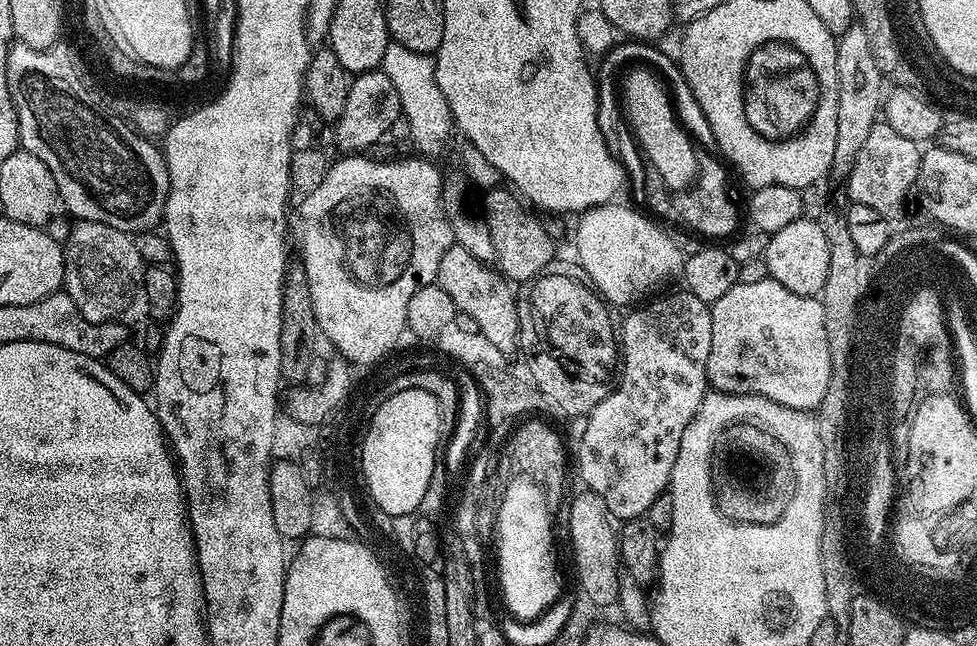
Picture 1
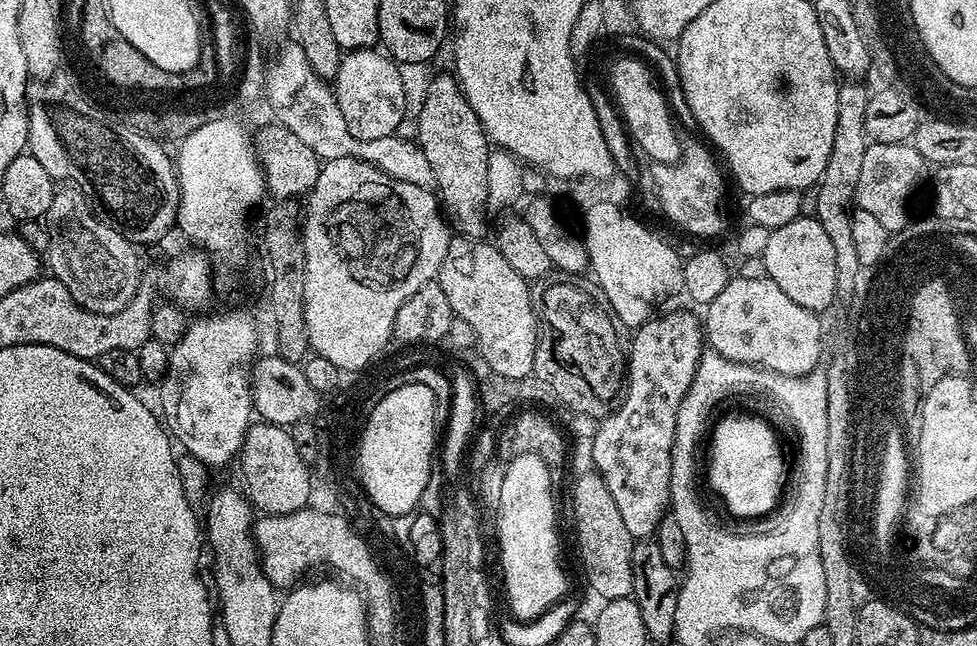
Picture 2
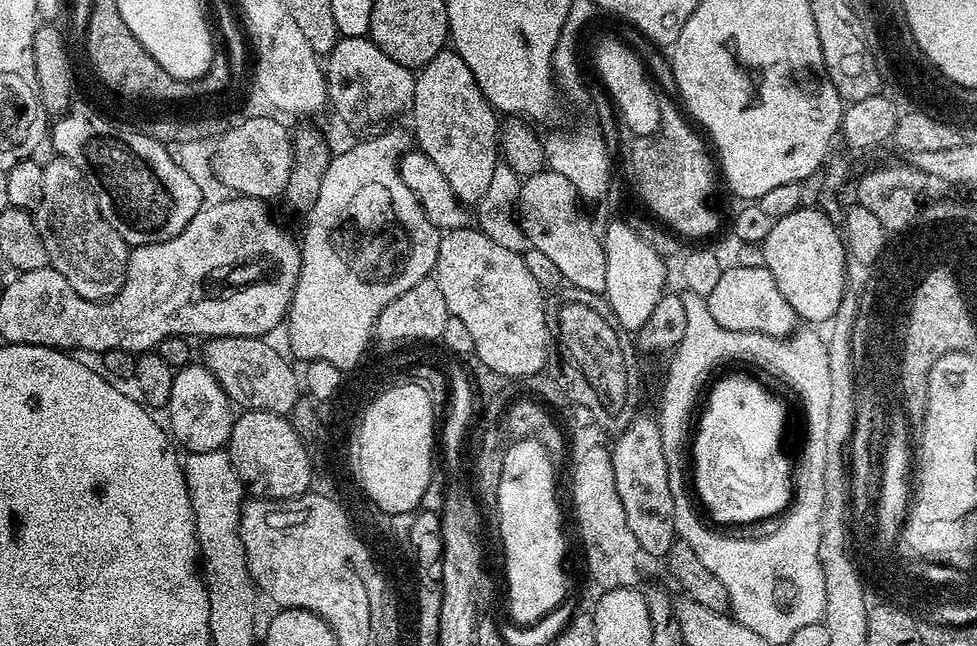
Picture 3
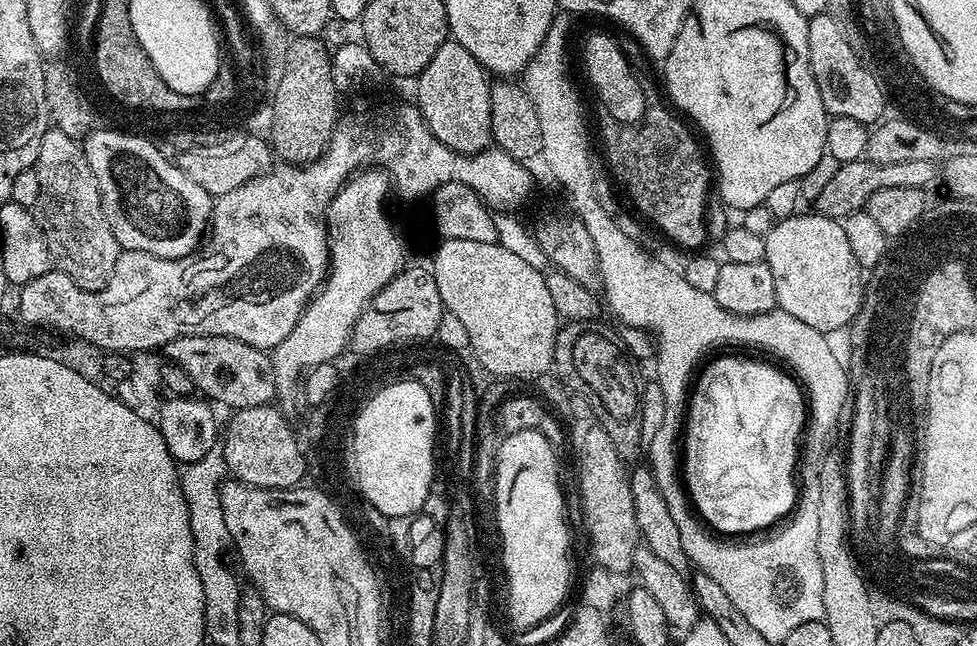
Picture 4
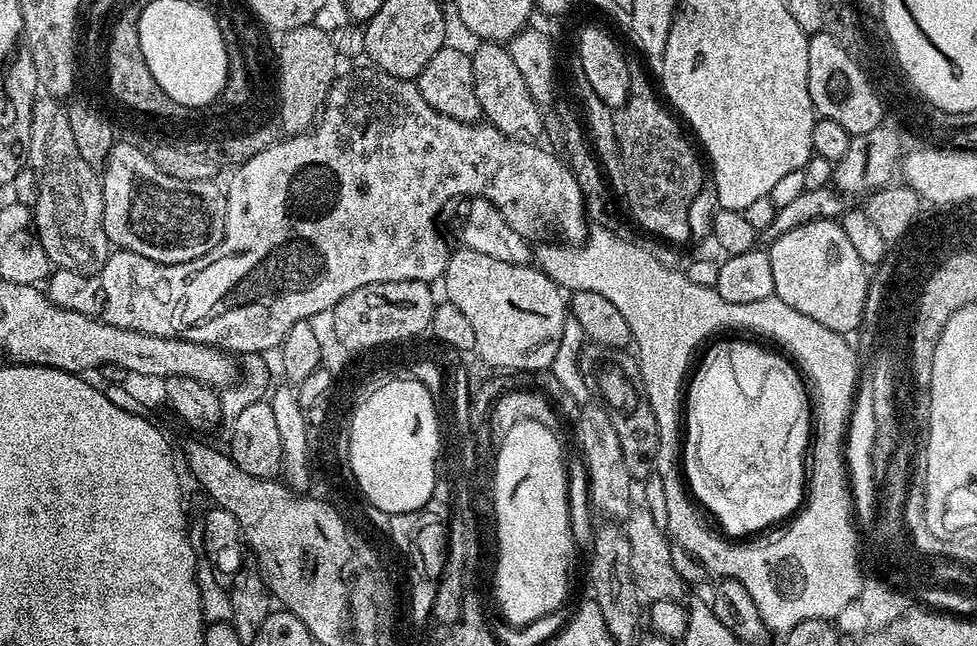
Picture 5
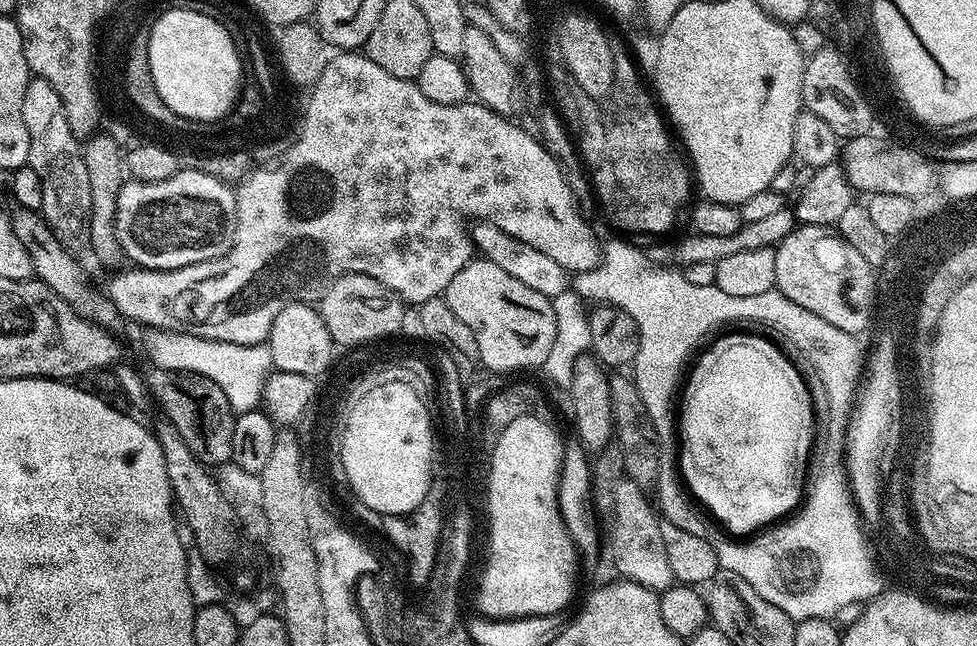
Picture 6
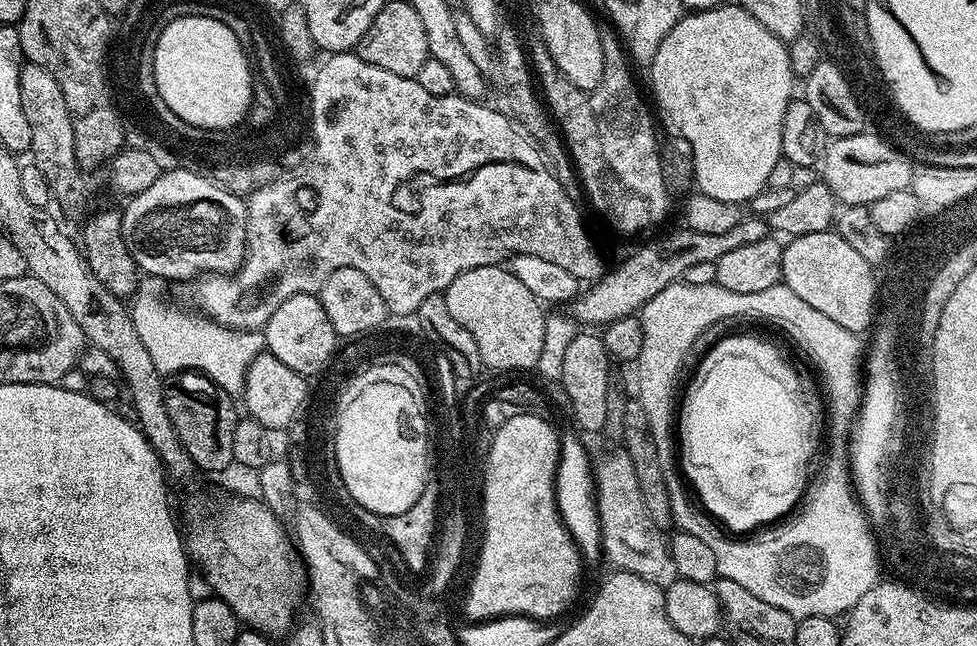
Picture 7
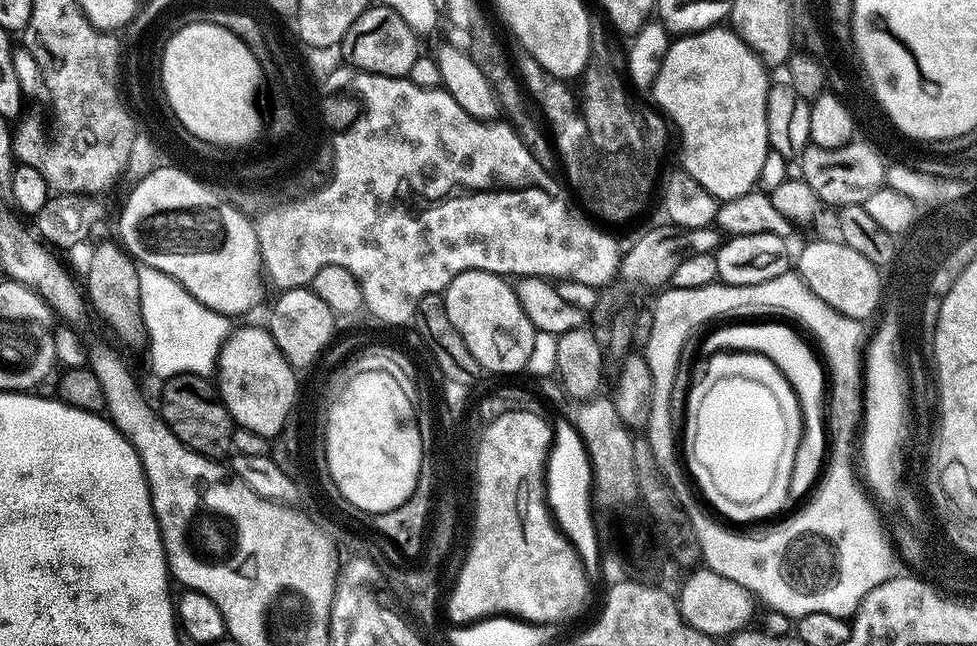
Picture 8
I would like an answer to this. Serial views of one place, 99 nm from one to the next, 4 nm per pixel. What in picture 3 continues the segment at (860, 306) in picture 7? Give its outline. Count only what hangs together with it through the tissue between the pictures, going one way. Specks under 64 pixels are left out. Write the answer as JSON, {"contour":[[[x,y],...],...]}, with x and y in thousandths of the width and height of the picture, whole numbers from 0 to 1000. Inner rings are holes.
{"contour":[[[836,322],[813,325],[805,337],[793,342],[780,382],[783,390],[782,413],[788,418],[800,461],[809,467],[820,497],[842,505],[855,497],[860,481],[860,469],[866,463],[864,433],[869,432],[870,398],[864,381],[864,367],[849,330]]]}

